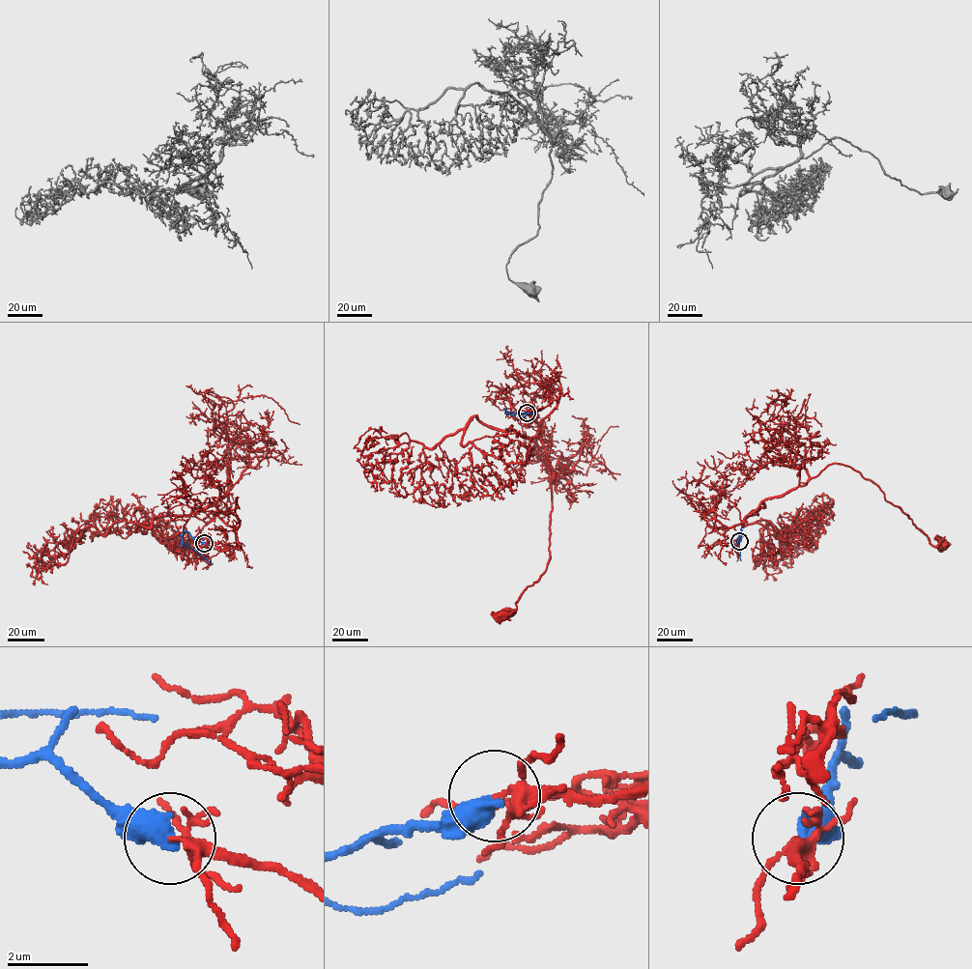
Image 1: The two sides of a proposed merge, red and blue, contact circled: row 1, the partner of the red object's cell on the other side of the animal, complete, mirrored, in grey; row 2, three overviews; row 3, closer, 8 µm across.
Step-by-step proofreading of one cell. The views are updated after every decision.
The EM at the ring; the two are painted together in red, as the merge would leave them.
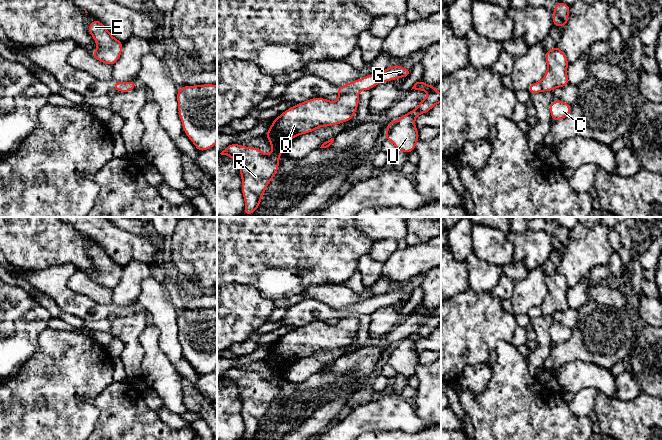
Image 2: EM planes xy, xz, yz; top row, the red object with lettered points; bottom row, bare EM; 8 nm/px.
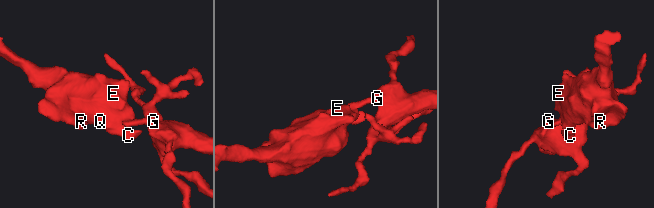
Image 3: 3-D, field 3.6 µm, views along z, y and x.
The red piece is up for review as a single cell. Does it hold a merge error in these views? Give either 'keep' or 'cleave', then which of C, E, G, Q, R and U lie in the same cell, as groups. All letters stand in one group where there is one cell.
cleave | C E Q R / G U

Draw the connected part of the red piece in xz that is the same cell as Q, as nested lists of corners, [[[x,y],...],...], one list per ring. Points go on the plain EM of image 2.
[[[351,316],[339,319],[334,326],[315,321],[290,331],[274,343],[264,358],[271,367],[270,379],[256,371],[228,369],[220,378],[234,383],[240,392],[245,424],[243,438],[253,438],[259,431],[268,408],[279,393],[280,379],[288,365],[319,351],[350,345],[357,336],[358,327],[358,318]]]

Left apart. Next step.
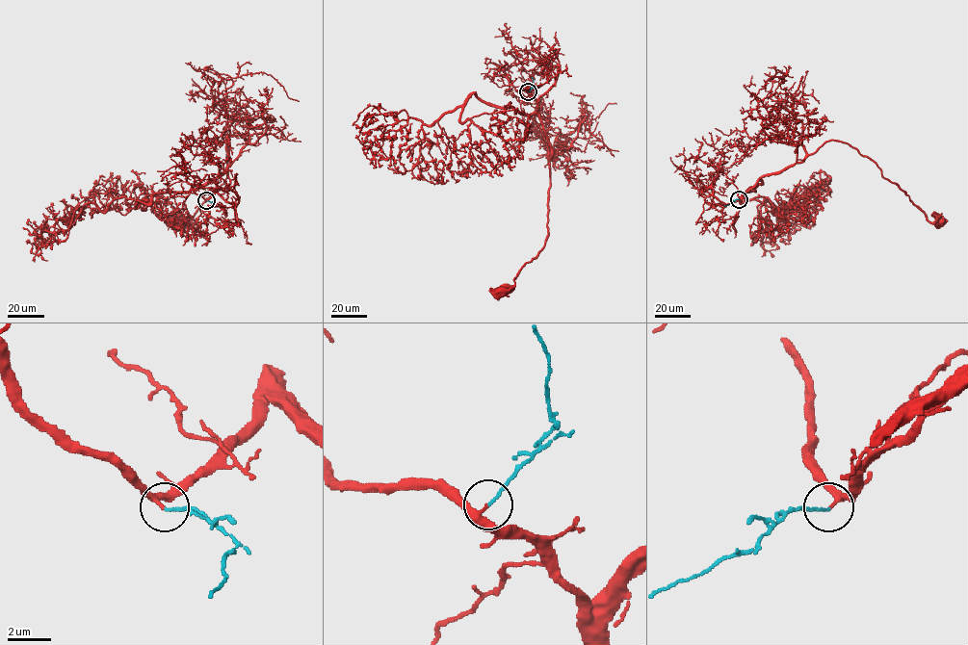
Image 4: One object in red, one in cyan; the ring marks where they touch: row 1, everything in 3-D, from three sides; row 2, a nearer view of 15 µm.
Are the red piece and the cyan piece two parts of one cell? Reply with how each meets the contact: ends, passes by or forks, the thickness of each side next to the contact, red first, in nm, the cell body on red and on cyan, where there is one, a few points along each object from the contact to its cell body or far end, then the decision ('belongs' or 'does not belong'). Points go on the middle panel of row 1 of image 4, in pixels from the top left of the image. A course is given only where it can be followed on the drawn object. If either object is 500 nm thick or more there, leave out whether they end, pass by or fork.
red passes by; cyan ends; calibres 180 and 120 nm; soma red (500, 292); soma cyan none; course red (529, 91), (536, 99), (536, 114), (551, 149), (548, 235), (544, 246), (514, 277), (514, 285), (500, 290); course cyan (529, 91), (534, 86), (532, 77); belongs

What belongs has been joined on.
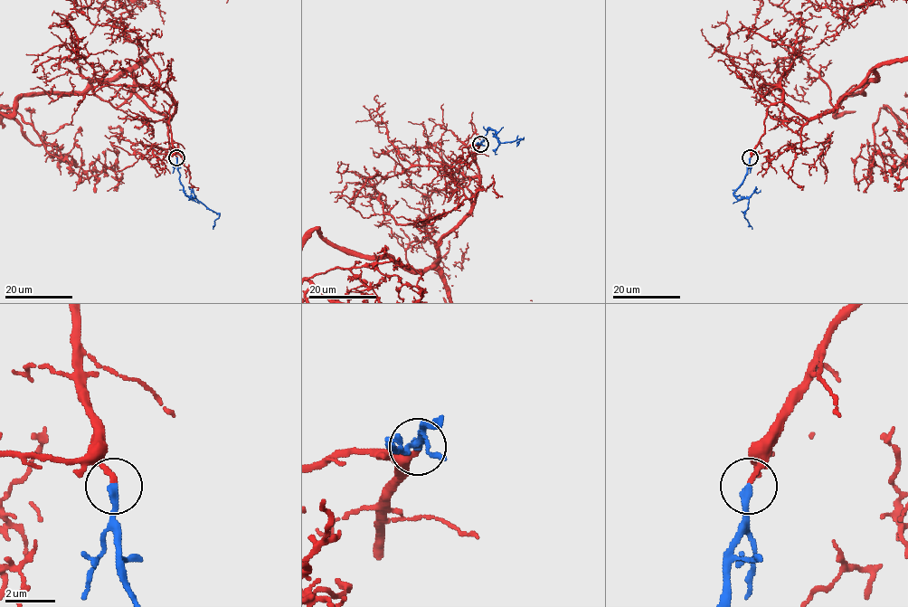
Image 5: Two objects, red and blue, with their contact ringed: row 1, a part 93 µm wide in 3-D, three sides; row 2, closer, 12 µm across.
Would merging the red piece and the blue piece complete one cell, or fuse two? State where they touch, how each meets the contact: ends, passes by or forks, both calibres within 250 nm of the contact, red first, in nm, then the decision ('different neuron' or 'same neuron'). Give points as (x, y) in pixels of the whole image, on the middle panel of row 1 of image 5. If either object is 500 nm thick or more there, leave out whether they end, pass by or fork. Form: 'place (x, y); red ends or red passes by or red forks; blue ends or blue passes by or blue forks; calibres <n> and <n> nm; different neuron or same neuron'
place (480, 144); red ends; blue ends; calibres 190 and 300 nm; same neuron

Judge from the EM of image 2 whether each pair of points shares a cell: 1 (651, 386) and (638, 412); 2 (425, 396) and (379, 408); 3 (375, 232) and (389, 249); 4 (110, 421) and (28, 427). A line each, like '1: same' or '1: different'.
1: different
2: different
3: different
4: different

